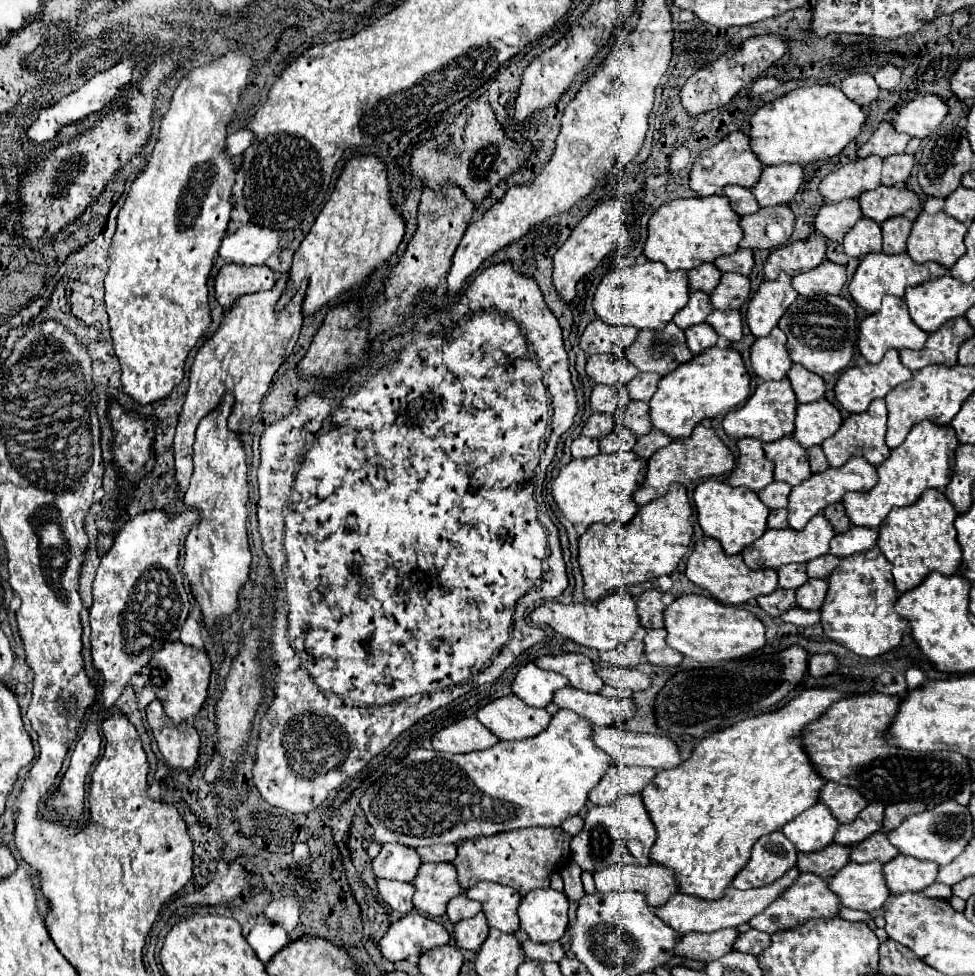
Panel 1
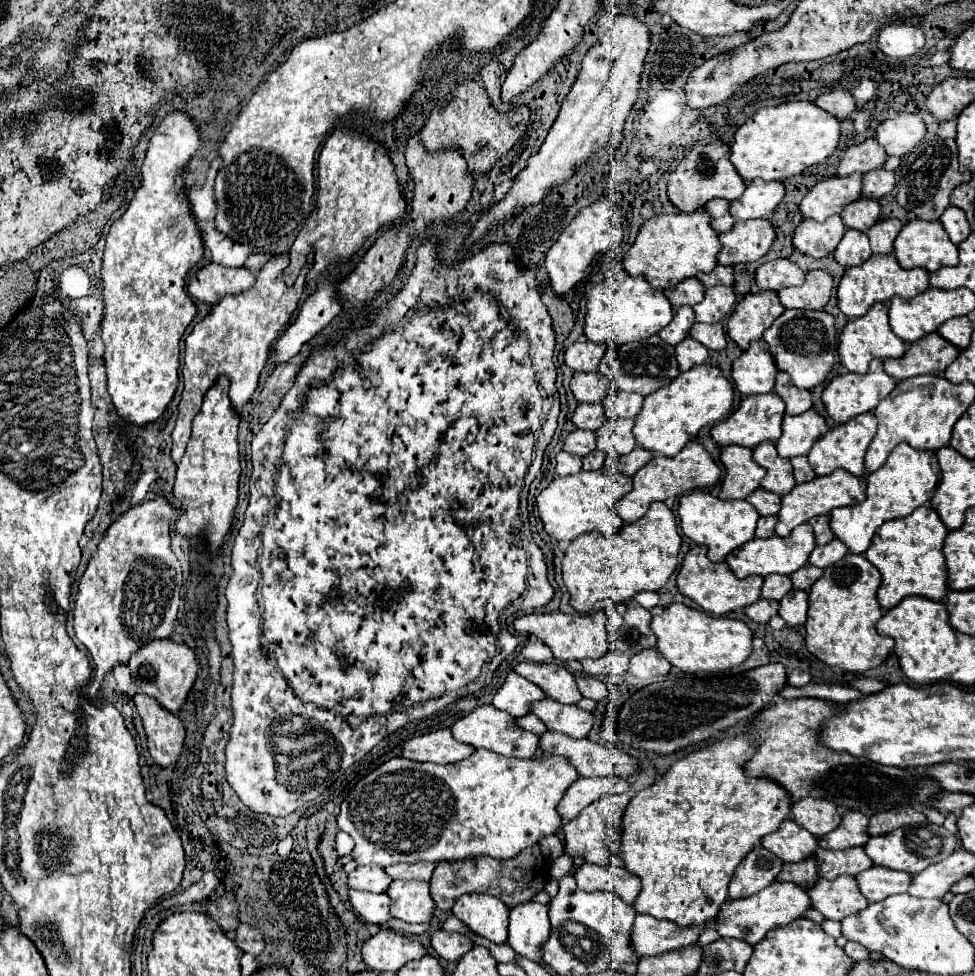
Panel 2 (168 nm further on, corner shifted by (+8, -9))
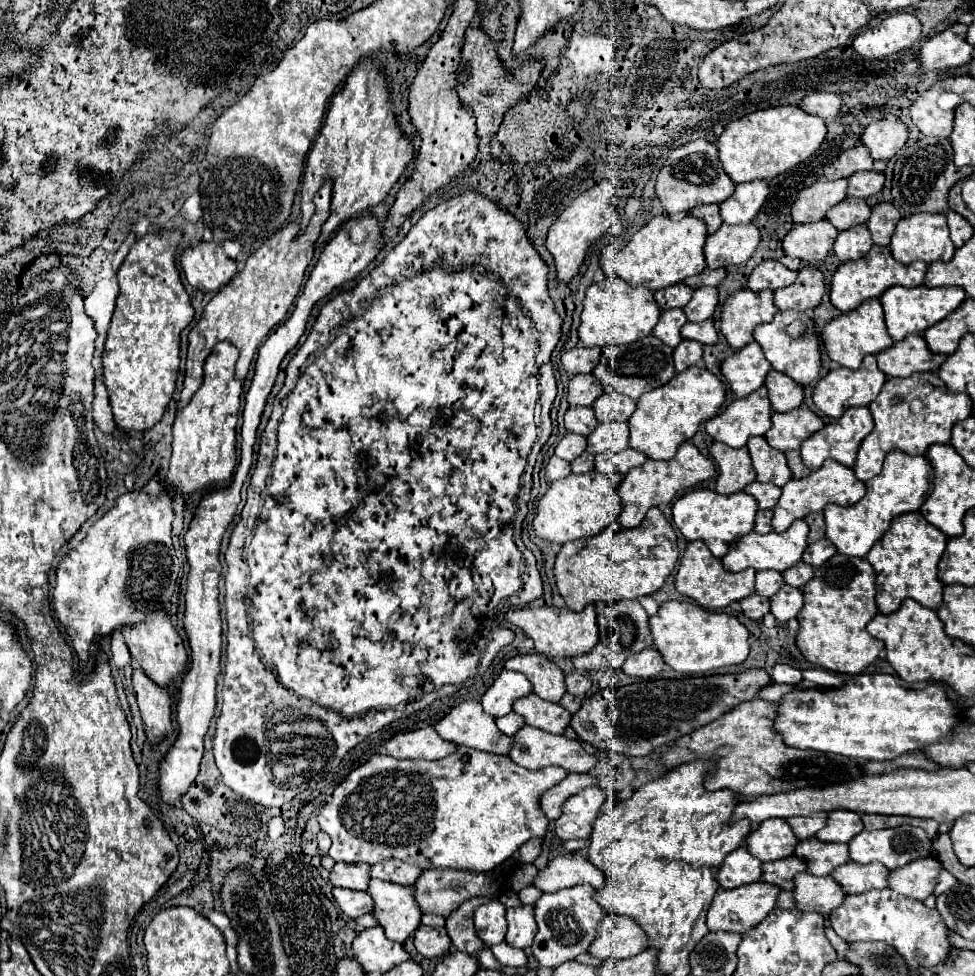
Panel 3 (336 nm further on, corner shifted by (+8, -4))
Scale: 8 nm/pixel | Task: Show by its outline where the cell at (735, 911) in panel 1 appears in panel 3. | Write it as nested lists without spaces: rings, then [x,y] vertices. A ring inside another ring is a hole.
[[[604,916],[598,926],[598,936],[588,948],[588,954],[600,960],[628,958],[646,950],[642,928],[626,916]]]

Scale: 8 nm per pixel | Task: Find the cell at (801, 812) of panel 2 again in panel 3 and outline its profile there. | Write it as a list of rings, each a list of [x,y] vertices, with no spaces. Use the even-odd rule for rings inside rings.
[[[816,812],[812,816],[792,816],[786,820],[792,828],[792,832],[800,838],[806,840],[810,836],[814,836],[820,828],[824,828],[826,824],[826,814],[824,812]]]

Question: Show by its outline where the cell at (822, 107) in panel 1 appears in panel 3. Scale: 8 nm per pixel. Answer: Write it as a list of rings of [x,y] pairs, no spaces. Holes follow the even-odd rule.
[[[776,106],[730,122],[714,146],[718,148],[718,156],[726,174],[734,180],[734,184],[740,184],[752,180],[770,180],[794,168],[820,148],[824,136],[826,124],[822,118],[810,116],[798,106]]]

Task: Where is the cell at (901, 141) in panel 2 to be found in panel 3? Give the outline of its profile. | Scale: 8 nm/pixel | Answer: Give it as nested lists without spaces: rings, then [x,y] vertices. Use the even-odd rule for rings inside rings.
[[[878,120],[860,136],[872,160],[890,160],[908,140],[908,128],[898,120]]]

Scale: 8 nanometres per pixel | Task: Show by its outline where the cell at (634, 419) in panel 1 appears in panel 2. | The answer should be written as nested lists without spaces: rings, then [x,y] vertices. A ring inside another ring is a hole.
[[[608,419],[598,431],[596,441],[598,449],[616,451],[618,455],[626,455],[636,447],[636,437],[632,435],[634,419]]]

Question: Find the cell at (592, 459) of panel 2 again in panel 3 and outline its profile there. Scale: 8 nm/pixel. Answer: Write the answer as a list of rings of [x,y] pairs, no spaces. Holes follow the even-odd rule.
[[[584,452],[584,454],[578,456],[576,460],[572,460],[570,466],[572,466],[572,472],[574,472],[574,474],[586,474],[586,472],[592,472],[592,470],[594,470],[594,454]]]

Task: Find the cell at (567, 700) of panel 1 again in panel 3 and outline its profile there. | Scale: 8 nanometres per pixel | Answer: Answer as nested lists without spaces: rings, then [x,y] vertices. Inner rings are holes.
[[[534,694],[516,700],[512,708],[512,712],[520,714],[526,724],[550,734],[562,734],[564,728],[570,724],[570,714],[560,704],[546,702],[542,698],[536,698]]]

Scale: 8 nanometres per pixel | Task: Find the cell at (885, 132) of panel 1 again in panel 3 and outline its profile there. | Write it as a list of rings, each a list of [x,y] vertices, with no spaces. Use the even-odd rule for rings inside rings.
[[[864,144],[844,150],[836,160],[824,166],[824,176],[828,180],[838,180],[838,178],[850,178],[854,172],[860,170],[872,170],[872,158],[864,148]]]

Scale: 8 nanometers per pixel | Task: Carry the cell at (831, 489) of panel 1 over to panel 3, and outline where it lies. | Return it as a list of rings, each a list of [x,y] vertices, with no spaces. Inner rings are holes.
[[[826,460],[816,472],[812,472],[806,478],[792,478],[784,488],[782,488],[782,496],[774,508],[774,520],[772,520],[772,528],[774,532],[784,532],[794,520],[798,518],[806,518],[812,512],[820,512],[826,508],[826,504],[840,504],[840,506],[850,506],[856,504],[862,496],[866,494],[866,486],[864,482],[860,482],[852,468],[838,464],[834,460]]]

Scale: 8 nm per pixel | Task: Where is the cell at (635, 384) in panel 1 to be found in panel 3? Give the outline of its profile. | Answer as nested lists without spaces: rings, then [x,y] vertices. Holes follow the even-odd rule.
[[[602,394],[594,404],[594,414],[598,422],[628,422],[632,412],[636,410],[636,400],[622,394]]]

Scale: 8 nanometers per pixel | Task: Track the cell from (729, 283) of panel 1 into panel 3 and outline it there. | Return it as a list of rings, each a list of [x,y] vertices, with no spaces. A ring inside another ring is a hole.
[[[704,286],[704,288],[694,290],[692,300],[684,306],[684,314],[688,322],[702,322],[702,320],[712,318],[716,304],[718,304],[718,290]]]

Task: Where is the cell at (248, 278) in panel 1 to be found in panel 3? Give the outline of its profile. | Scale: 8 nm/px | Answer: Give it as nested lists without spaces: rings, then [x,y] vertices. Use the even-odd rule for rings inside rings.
[[[214,240],[200,242],[180,254],[180,266],[190,286],[202,292],[218,292],[236,274],[236,262]]]

